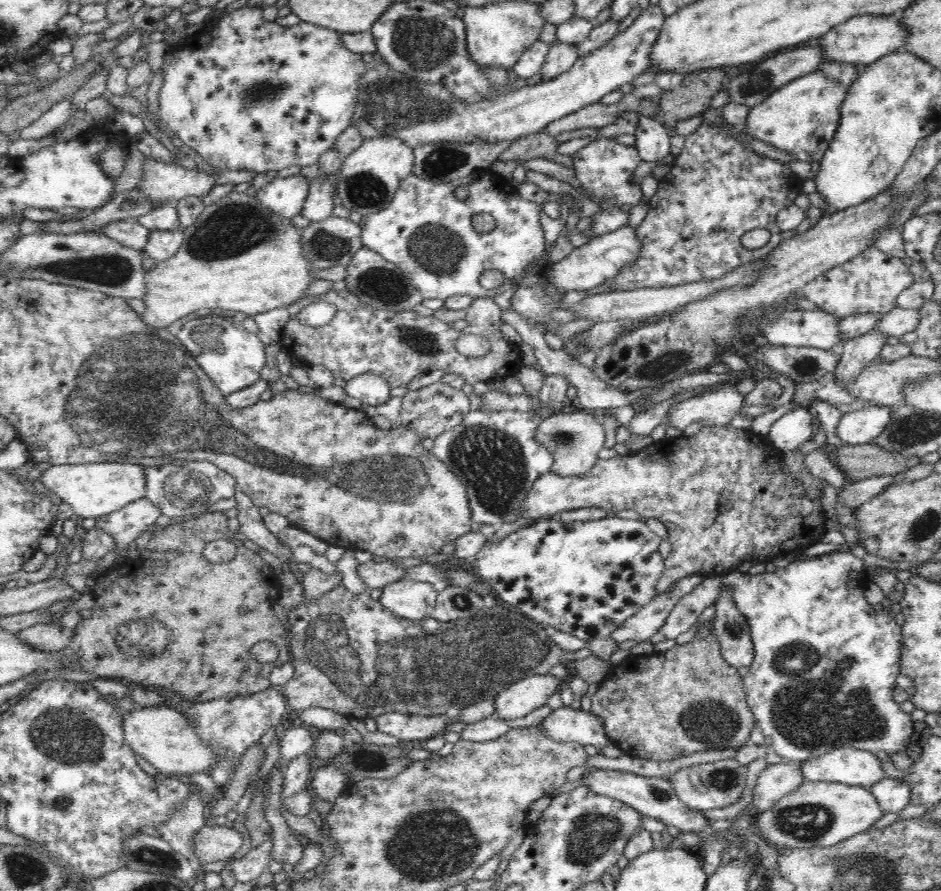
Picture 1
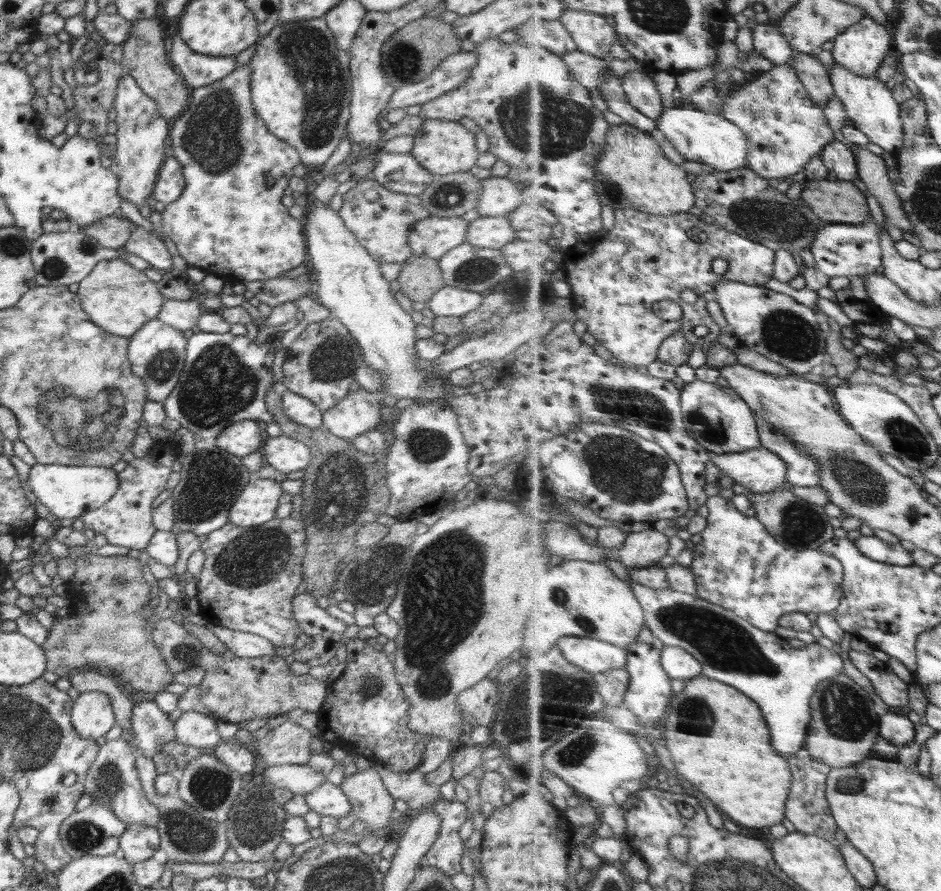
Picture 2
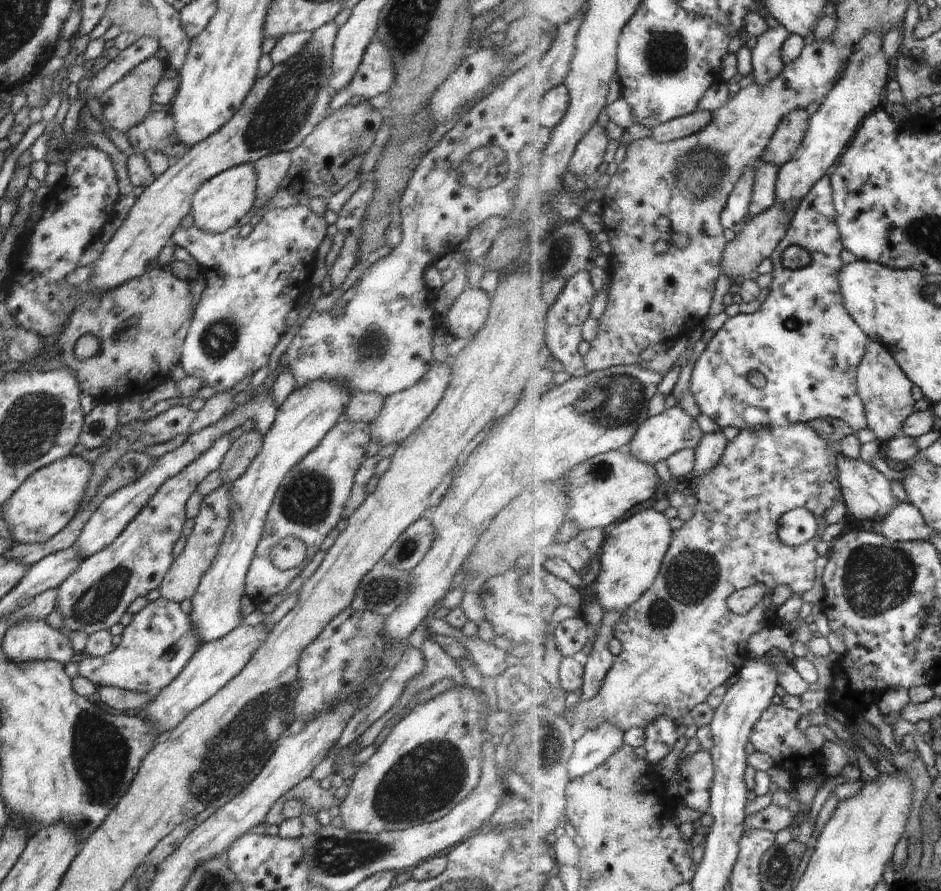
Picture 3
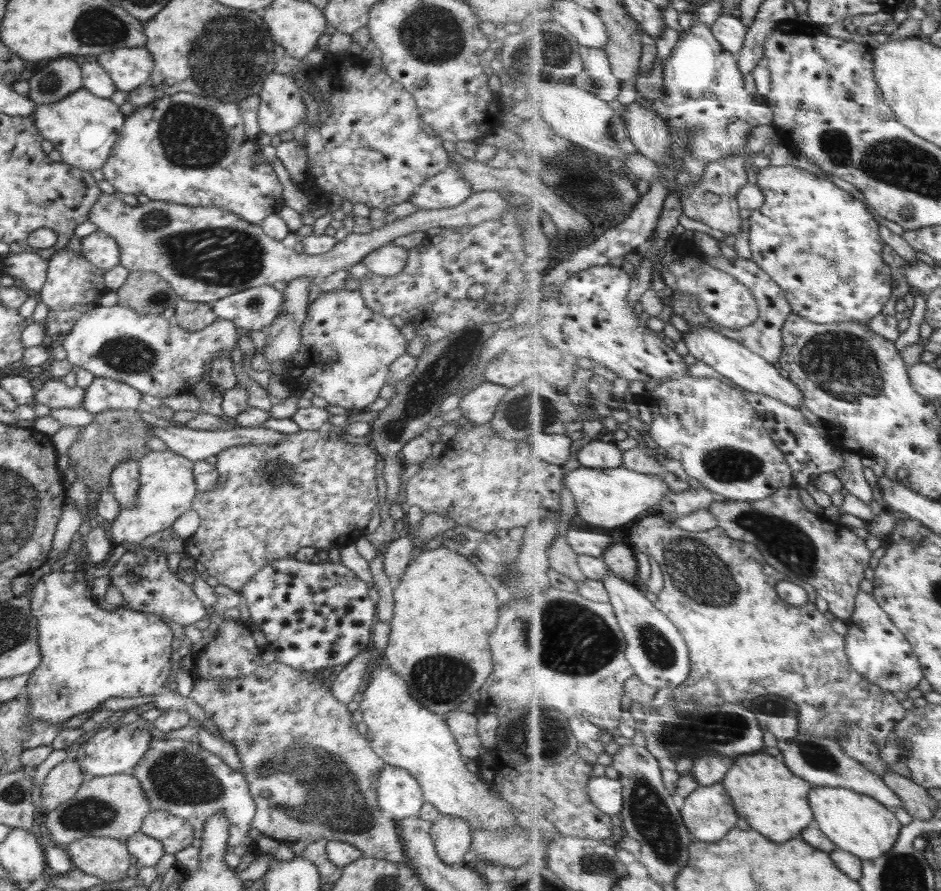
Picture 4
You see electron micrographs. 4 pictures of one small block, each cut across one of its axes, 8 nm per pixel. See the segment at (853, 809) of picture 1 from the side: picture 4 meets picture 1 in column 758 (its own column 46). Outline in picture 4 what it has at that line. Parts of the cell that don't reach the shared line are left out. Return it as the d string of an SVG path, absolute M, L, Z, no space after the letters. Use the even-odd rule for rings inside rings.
M114 774L85 780L76 796L43 814L50 840L64 847L83 836L115 838L124 844L140 831L144 817L151 811L140 781L132 774Z

